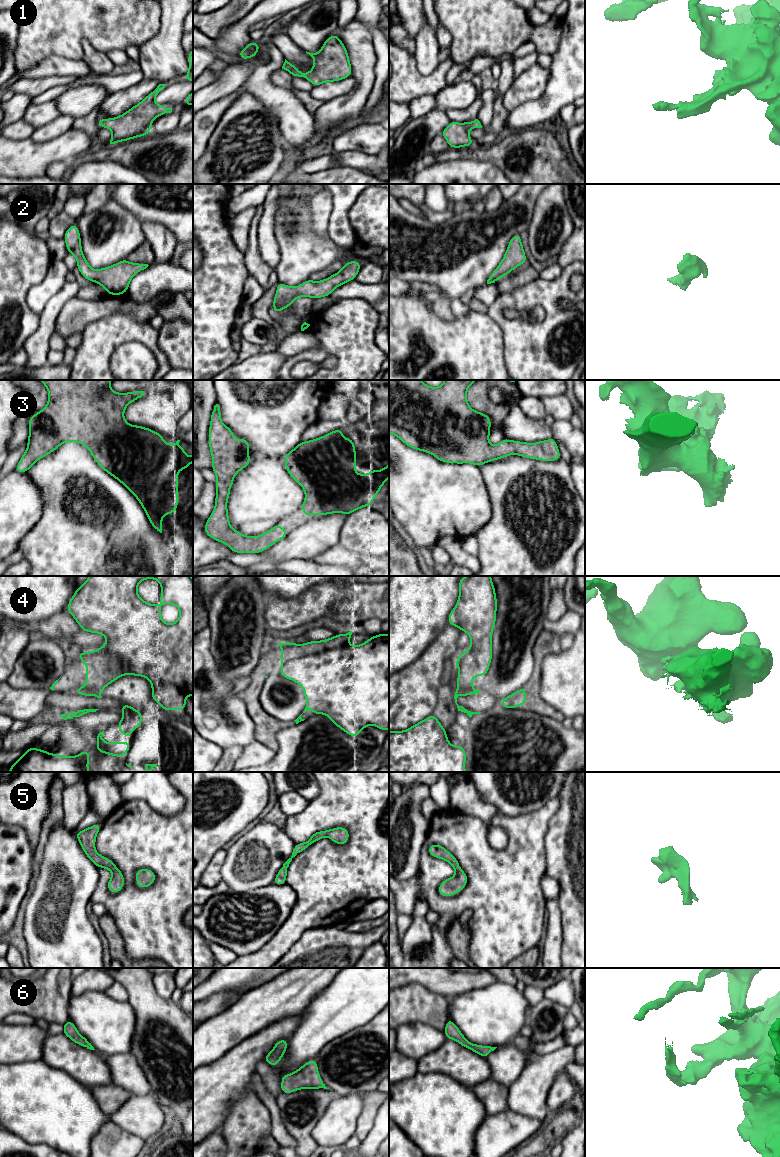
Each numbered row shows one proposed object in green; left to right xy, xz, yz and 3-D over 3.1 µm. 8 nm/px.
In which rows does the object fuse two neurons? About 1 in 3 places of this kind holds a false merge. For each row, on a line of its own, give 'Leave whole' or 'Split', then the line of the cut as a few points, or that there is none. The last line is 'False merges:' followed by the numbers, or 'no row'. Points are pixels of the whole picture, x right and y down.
1: Leave whole. No split
2: Leave whole. No split
3: Leave whole. No split
4: Split. Split along xz (348, 644), (288, 660), (284, 660), (281, 657)
5: Leave whole. No split
6: Leave whole. No split
False merges: 4

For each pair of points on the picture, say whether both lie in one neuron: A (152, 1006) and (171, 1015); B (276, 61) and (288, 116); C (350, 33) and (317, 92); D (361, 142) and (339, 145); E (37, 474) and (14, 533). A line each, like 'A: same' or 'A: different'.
A: same
B: same
C: different
D: same
E: different

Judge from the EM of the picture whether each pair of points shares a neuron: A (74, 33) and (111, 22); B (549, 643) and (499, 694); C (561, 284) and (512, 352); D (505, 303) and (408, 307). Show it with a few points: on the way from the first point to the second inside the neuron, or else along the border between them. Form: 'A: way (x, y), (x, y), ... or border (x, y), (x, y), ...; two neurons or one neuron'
A: way (83, 24), (102, 23); one neuron
B: border (538, 636), (533, 648), (534, 669), (527, 682); two neurons
C: way (552, 302), (552, 318), (530, 340); one neuron
D: border (486, 313), (499, 325), (502, 331); two neurons

